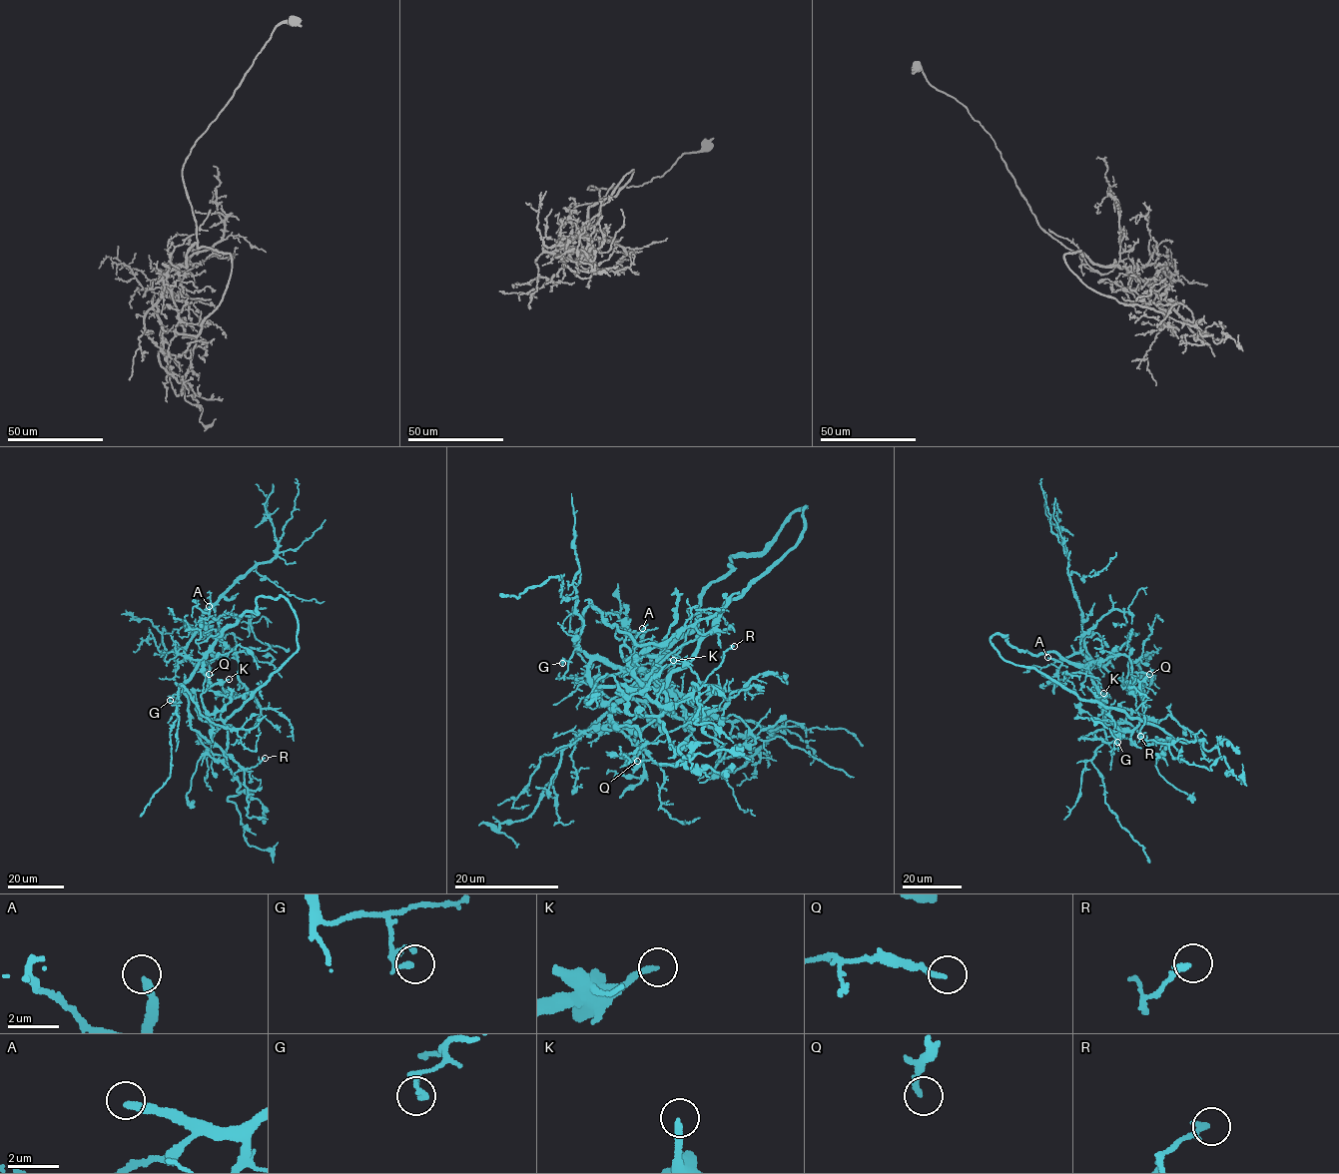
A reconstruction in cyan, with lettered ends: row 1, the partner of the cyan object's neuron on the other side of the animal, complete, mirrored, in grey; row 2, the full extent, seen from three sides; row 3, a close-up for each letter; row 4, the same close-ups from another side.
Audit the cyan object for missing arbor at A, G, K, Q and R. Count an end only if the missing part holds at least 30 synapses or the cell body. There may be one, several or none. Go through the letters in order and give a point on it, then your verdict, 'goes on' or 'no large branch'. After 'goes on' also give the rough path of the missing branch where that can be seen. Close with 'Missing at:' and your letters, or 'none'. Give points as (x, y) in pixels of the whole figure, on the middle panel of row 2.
A: place (642, 628); goes on; course (642, 628), (646, 604), (678, 594), (718, 596), (738, 592)
G: place (562, 663); no large branch
K: place (673, 660); goes on; course (673, 660), (706, 659), (723, 646), (693, 644), (680, 634)
Q: place (637, 761); no large branch
R: place (734, 646); no large branch
Missing at: A, K

